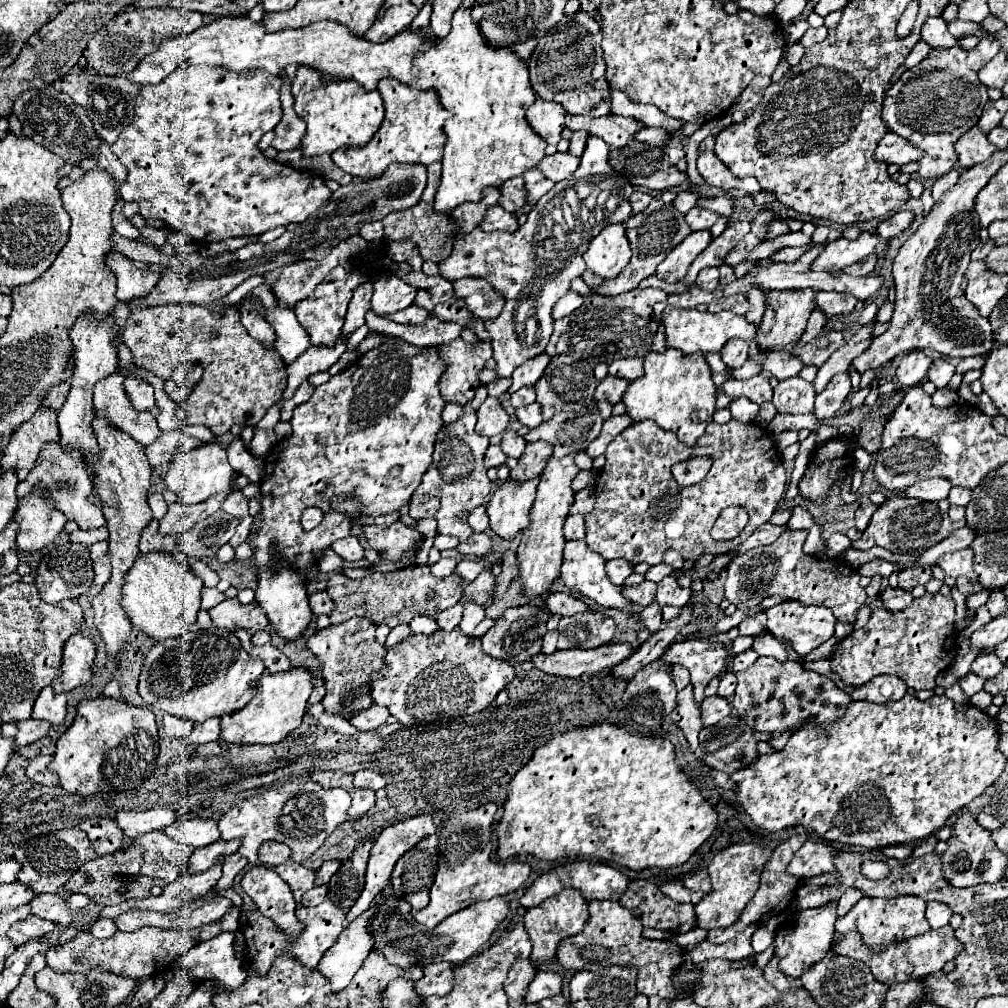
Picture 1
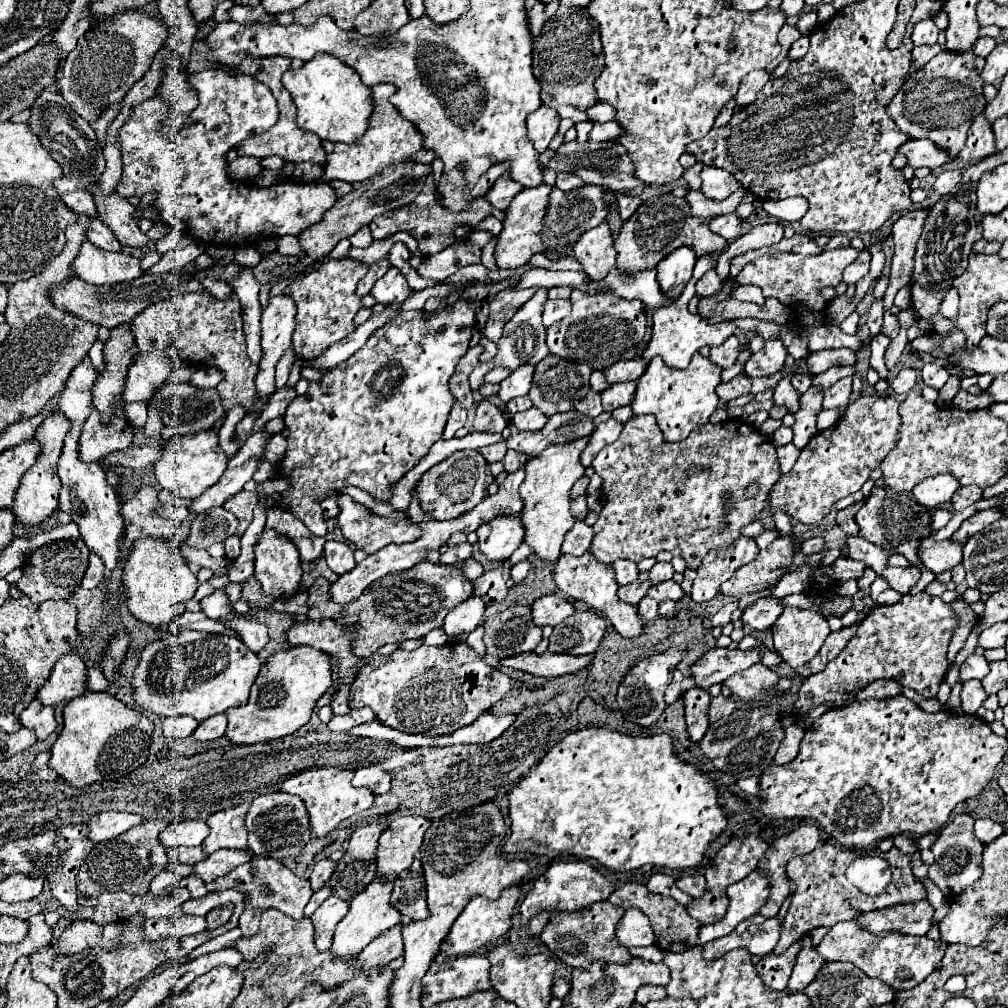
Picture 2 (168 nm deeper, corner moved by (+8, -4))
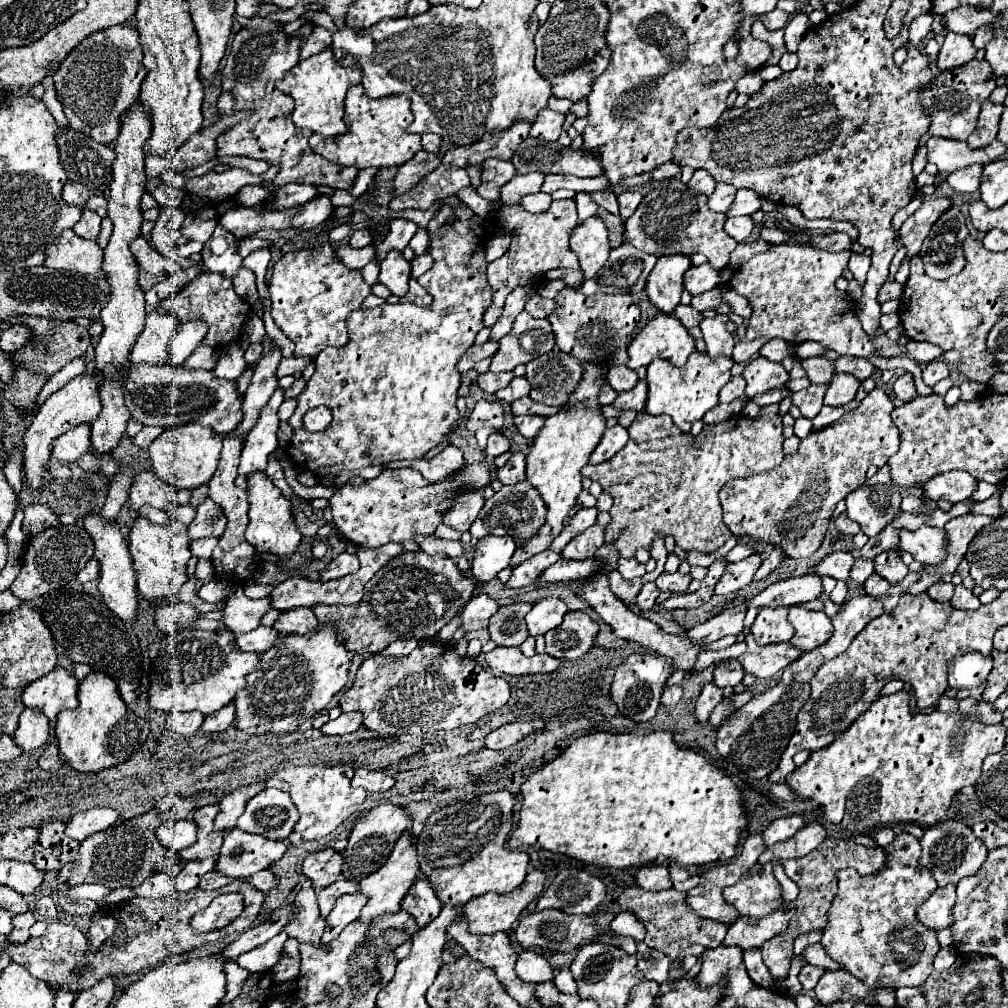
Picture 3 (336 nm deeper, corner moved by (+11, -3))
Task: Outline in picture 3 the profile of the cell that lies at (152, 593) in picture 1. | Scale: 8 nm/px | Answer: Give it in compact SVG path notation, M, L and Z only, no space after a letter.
M146 518L134 520L134 526L130 530L128 548L130 548L132 564L136 568L138 596L142 596L144 600L152 604L172 600L180 592L182 584L188 580L186 564L192 556L188 546L190 546L190 538L188 538L186 526L180 524L178 520L172 520L168 526L152 524Z

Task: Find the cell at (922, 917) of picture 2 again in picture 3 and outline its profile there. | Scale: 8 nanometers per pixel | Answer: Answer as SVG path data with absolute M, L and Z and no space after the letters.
M954 886L936 888L926 902L922 902L916 910L916 918L920 924L932 930L942 930L950 926L950 912L956 900Z

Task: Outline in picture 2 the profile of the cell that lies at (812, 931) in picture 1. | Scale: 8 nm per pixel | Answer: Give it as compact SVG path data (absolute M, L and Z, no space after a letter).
M809 935L803 937L801 941L803 941L803 949L797 957L797 963L793 967L793 975L789 979L789 991L793 991L793 993L803 991L813 981L813 977L817 975L817 971L823 965L823 957L817 953L817 949L811 947Z

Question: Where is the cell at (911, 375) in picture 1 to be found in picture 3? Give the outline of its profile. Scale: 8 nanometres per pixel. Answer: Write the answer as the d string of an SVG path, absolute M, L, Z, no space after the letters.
M906 372L906 374L902 374L900 378L896 378L896 382L894 382L894 394L902 400L902 402L906 402L906 400L912 400L914 396L916 396L916 388L914 388L914 380L912 380L912 374L910 372Z

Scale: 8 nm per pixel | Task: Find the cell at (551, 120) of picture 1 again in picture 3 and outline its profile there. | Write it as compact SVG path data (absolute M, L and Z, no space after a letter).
M544 108L542 112L538 112L538 118L532 124L530 136L542 138L542 140L558 140L560 132L562 132L562 124L564 124L562 114L556 114L550 108Z

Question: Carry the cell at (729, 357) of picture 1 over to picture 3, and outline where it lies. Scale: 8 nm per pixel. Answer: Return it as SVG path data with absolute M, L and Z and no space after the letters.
M718 314L714 318L704 318L700 328L702 328L702 338L706 342L706 352L716 358L716 356L728 356L732 358L732 348L734 348L734 338L726 330L726 320L728 316Z

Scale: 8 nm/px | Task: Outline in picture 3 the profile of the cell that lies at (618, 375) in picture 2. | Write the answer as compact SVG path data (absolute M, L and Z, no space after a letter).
M614 366L614 368L608 368L606 378L608 378L608 384L610 384L616 392L630 390L630 388L634 388L634 382L638 382L636 372L634 372L632 368L628 368L628 366Z

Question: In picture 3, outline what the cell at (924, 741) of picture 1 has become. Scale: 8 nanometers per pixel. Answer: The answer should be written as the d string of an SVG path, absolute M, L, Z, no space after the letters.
M900 690L890 696L880 696L874 704L858 716L844 732L836 734L834 742L814 750L800 768L786 776L788 788L804 800L818 802L826 822L838 826L840 830L868 834L882 826L916 822L922 826L938 824L952 798L964 788L974 786L980 778L982 762L988 754L1000 752L1004 748L1006 728L1002 724L982 724L974 718L964 718L956 714L942 714L934 710L932 714L912 712L908 706L906 692Z

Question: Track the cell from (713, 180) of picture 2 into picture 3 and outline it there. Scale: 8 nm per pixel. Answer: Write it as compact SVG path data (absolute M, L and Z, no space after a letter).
M716 182L714 192L708 196L708 208L714 212L726 212L726 208L730 208L730 204L734 200L734 192L736 192L734 186Z

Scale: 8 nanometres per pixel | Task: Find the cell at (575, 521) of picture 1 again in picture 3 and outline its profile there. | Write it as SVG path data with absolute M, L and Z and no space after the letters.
M590 526L582 534L574 536L562 550L562 558L566 560L586 560L592 558L594 552L604 544L604 530L600 526Z

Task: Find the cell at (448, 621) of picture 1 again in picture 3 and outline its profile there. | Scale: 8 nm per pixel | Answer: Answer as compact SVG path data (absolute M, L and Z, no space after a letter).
M476 594L470 598L470 602L460 610L460 622L464 632L480 630L488 626L490 616L498 610L496 600L492 600L488 594Z

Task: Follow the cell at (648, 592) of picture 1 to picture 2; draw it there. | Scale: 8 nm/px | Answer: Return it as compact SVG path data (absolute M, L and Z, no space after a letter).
M649 579L647 581L633 581L633 583L625 585L625 587L619 587L617 595L619 595L621 601L631 603L631 605L637 605L647 595L647 589L649 587L651 587L651 581Z

